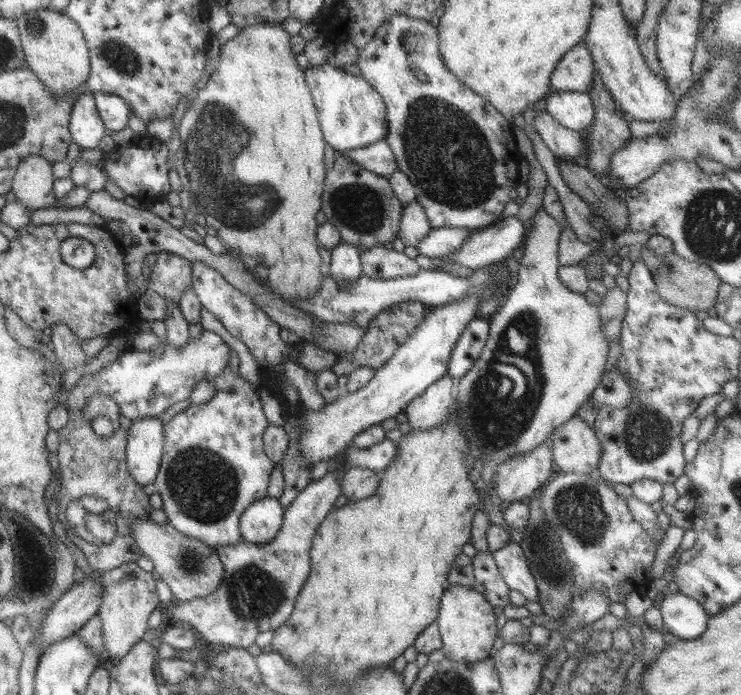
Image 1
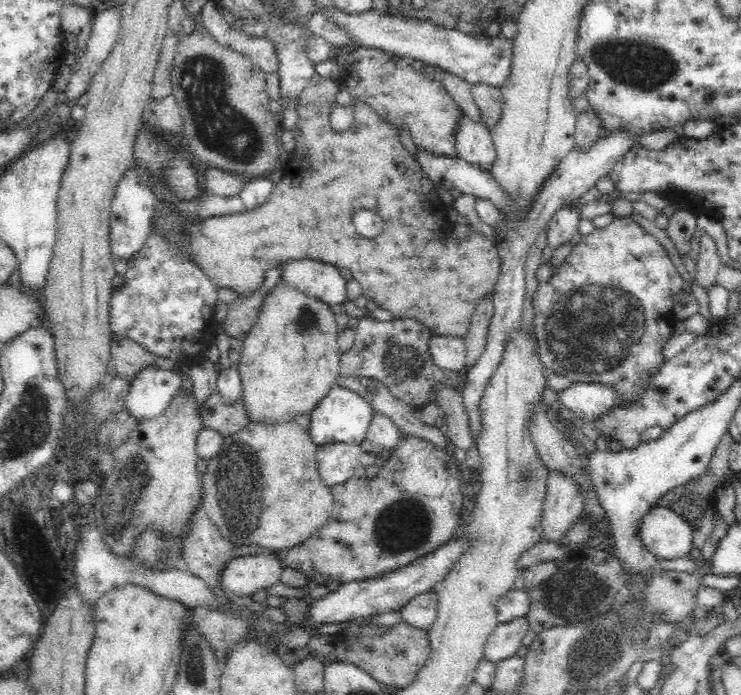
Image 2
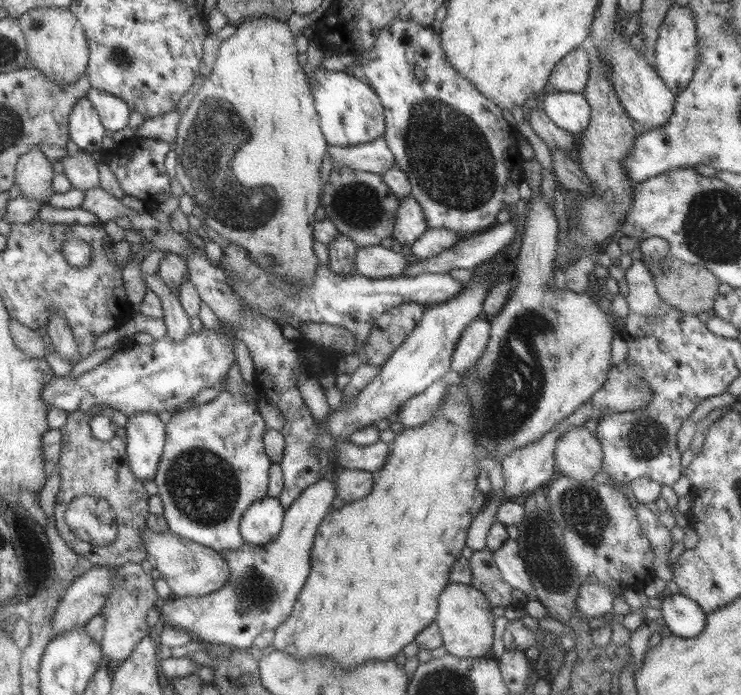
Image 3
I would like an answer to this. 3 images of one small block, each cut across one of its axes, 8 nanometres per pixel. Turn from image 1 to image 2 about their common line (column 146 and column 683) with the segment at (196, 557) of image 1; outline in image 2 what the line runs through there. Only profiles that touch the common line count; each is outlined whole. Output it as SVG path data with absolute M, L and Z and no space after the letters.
M654 506L642 517L638 537L656 558L686 558L693 547L693 528L669 507Z

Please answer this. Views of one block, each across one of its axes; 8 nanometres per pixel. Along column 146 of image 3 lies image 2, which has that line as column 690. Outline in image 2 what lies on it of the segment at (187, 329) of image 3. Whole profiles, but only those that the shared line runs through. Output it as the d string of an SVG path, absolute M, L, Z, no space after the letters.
M705 232L699 239L700 250L698 260L696 260L696 271L687 283L691 285L692 280L696 280L696 284L700 284L704 290L708 290L716 282L721 258L718 256L714 239L708 233Z

